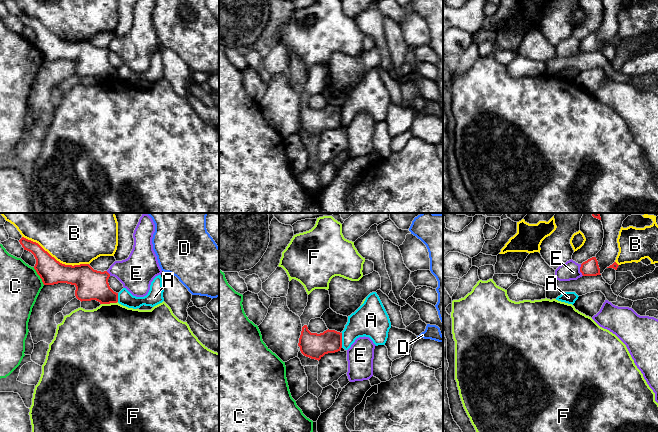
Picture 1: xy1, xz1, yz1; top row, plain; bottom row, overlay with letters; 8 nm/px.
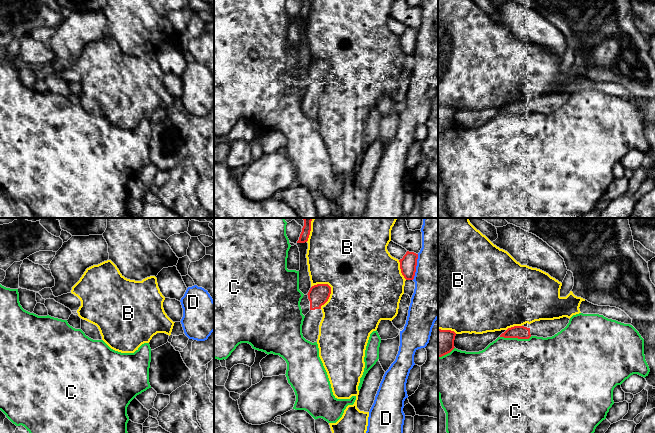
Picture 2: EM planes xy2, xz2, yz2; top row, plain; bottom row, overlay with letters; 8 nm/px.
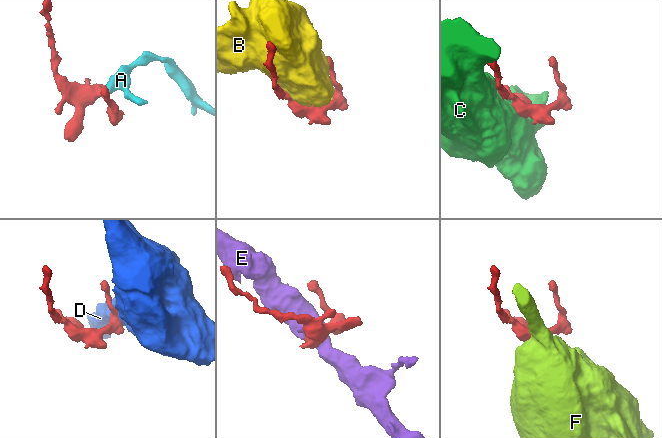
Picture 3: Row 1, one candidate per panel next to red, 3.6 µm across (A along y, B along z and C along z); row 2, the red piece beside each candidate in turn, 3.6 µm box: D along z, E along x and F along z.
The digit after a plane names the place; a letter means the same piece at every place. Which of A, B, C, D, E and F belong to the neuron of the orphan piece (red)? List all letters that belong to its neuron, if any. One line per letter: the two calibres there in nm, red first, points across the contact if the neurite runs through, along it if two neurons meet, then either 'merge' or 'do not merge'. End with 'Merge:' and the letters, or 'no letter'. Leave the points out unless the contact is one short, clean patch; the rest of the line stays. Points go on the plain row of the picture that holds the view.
A: 200/240 nm | do not merge
B: 200/340 nm | do not merge
C: 110/480 nm | do not merge
D: 140/380 nm | along xz2 (418, 30), (415, 51), (412, 55) | do not merge
E: 130/150 nm | do not merge
F: 240/500 nm | do not merge
Merge: no letter

